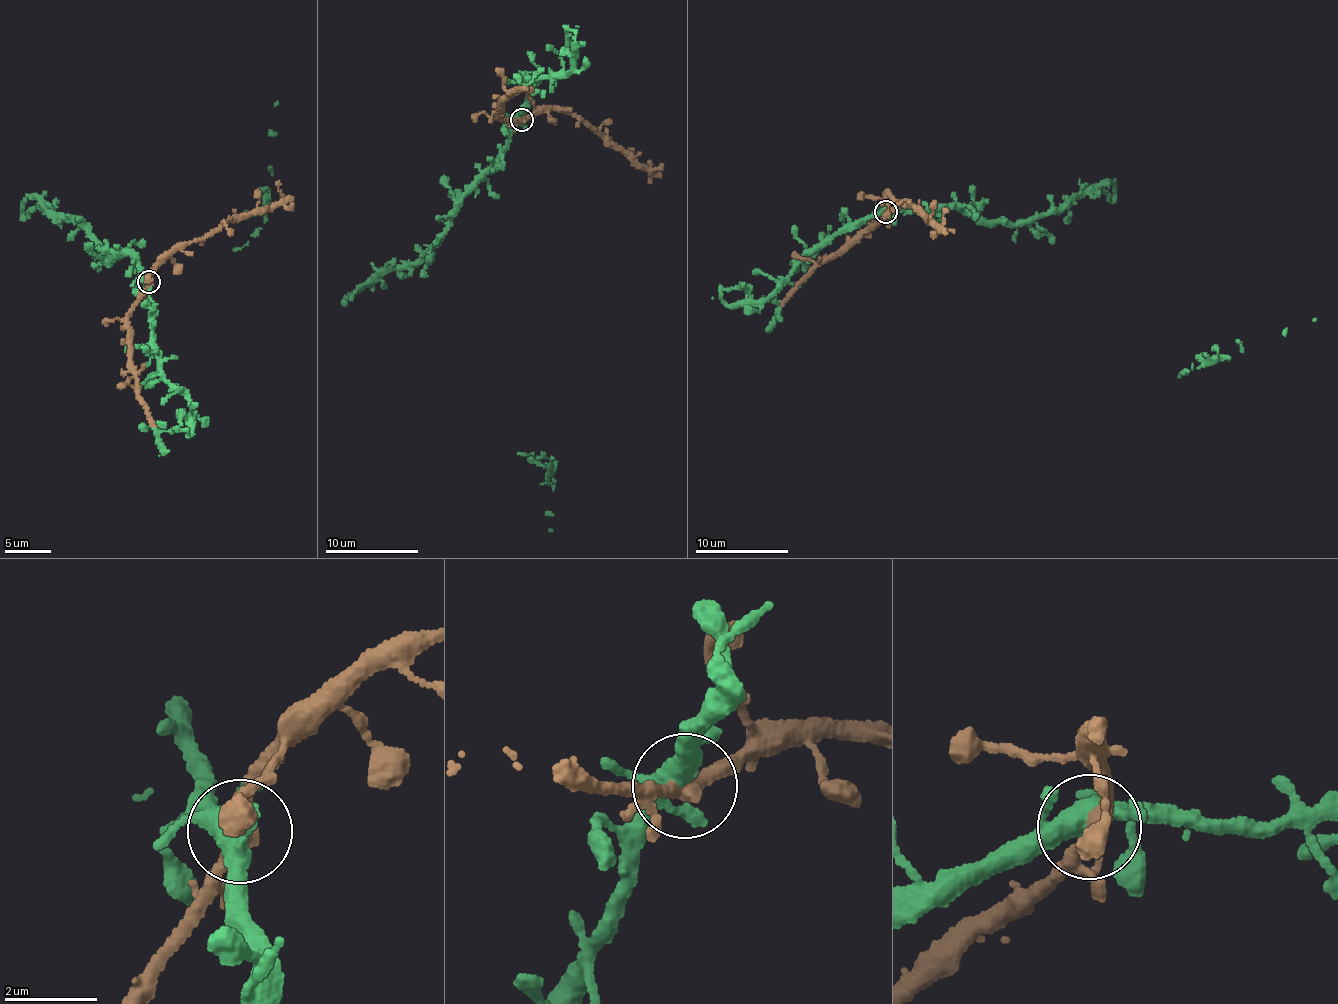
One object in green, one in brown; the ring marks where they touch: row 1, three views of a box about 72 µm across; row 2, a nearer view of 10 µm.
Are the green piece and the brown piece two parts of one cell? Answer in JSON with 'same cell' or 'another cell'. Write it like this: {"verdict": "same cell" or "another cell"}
{"verdict": "same cell"}

